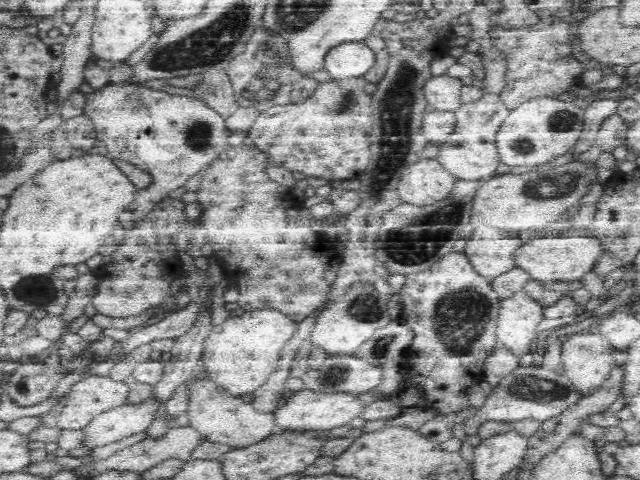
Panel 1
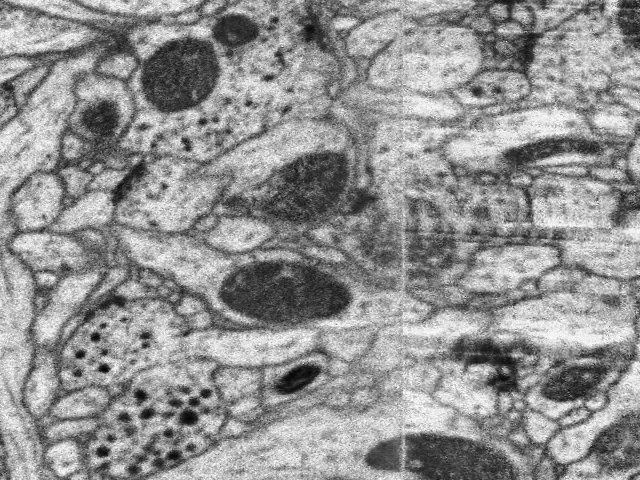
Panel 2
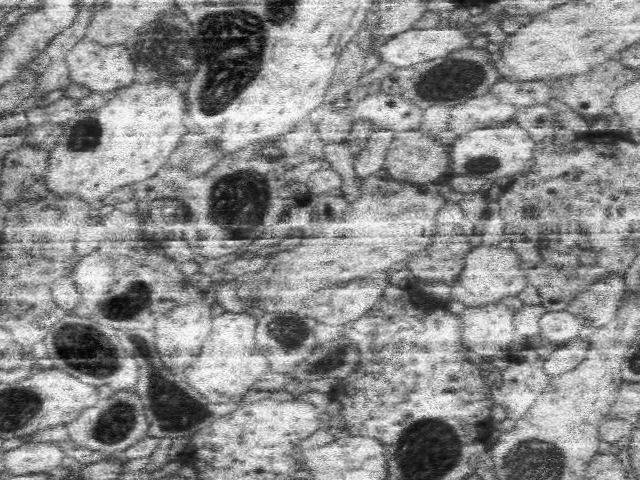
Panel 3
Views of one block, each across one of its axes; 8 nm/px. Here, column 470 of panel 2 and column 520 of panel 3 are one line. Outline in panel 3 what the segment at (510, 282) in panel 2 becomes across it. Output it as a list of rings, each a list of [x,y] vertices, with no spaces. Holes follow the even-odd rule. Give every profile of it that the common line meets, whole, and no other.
[[[482,244],[472,248],[463,257],[463,268],[459,276],[450,284],[448,301],[462,302],[468,307],[479,307],[498,303],[504,297],[515,296],[528,285],[519,264],[517,254],[510,249]]]

